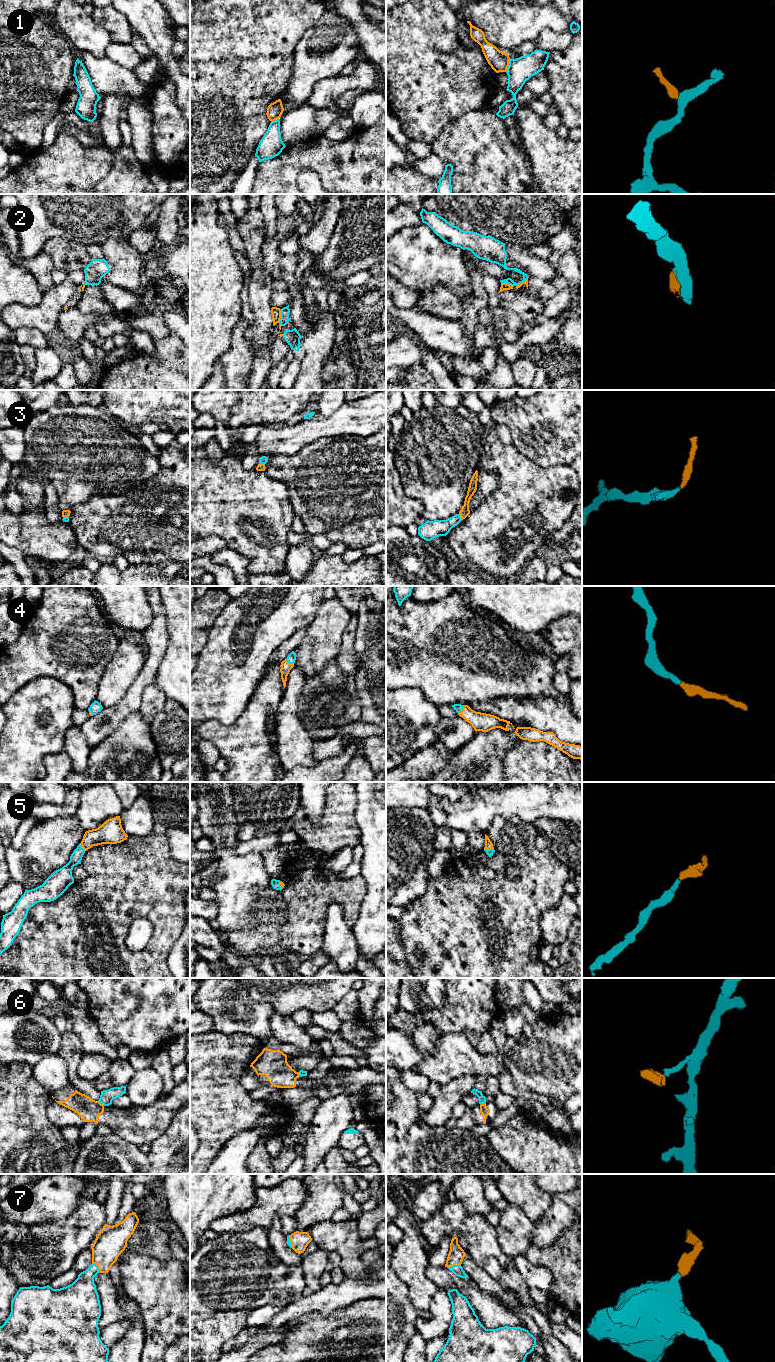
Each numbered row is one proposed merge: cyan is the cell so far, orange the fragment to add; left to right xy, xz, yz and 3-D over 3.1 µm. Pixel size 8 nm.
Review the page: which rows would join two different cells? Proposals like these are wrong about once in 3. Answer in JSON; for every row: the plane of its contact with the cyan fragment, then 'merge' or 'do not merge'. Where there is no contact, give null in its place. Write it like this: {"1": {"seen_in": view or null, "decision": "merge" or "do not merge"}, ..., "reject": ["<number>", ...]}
{"1": {"seen_in": "yz", "decision": "do not merge"}, "2": {"seen_in": "xz", "decision": "do not merge"}, "3": {"seen_in": "yz", "decision": "merge"}, "4": {"seen_in": "xz", "decision": "merge"}, "5": {"seen_in": "yz", "decision": "merge"}, "6": {"seen_in": "xy", "decision": "do not merge"}, "7": {"seen_in": "yz", "decision": "merge"}, "reject": ["1", "2", "6"]}

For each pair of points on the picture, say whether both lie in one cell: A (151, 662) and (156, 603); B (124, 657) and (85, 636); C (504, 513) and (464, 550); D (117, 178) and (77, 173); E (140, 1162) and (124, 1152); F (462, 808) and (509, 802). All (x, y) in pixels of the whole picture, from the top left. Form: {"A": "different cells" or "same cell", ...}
{"A": "same cell", "B": "different cells", "C": "same cell", "D": "different cells", "E": "same cell", "F": "same cell"}

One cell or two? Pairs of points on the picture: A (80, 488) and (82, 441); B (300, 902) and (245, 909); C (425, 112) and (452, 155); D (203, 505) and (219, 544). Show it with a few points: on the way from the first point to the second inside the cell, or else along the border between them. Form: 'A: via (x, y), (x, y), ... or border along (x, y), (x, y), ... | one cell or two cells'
A: via (80, 476), (82, 453) | one cell
B: border along (281, 891), (286, 905), (286, 920), (279, 927) | two cells
C: border along (457, 119), (451, 120), (441, 133), (428, 143) | two cells
D: border along (200, 538), (217, 535), (228, 546) | two cells

